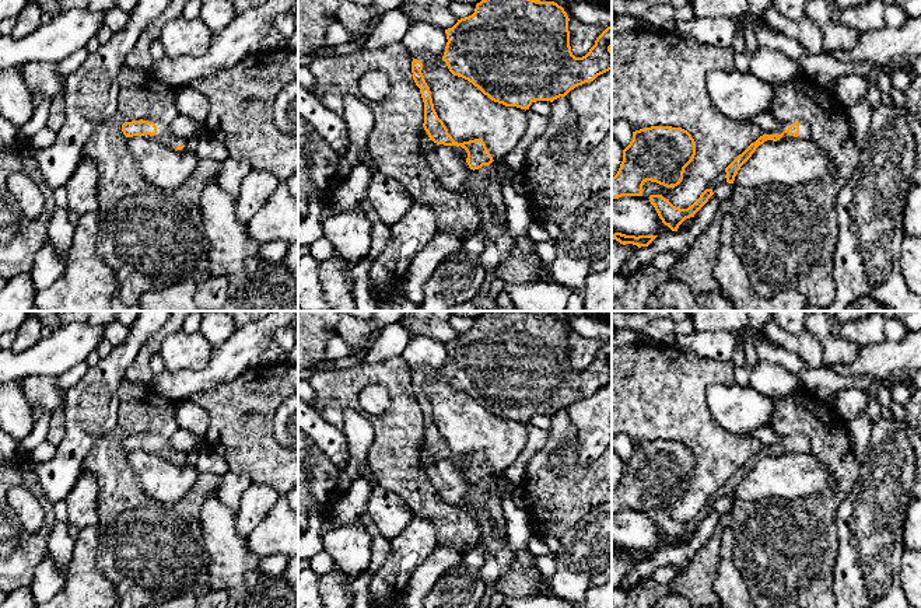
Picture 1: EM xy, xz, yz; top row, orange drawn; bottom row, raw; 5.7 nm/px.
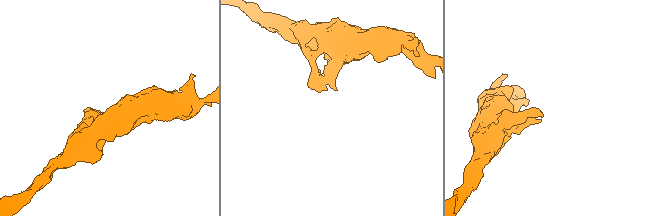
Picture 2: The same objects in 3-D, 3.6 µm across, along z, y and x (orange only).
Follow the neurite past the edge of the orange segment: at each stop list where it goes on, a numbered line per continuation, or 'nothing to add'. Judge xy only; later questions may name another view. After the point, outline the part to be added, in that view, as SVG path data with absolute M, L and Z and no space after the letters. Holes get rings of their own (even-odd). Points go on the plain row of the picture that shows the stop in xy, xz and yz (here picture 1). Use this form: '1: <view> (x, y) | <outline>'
1: xy (163, 448) | M148 434L148 436L154 436L157 440L157 447L154 450L150 448L144 448L144 451L153 452L155 455L160 455L162 458L169 460L171 462L176 462L179 458L185 460L186 454L182 451L175 451L171 444L168 437L164 437L161 434Z

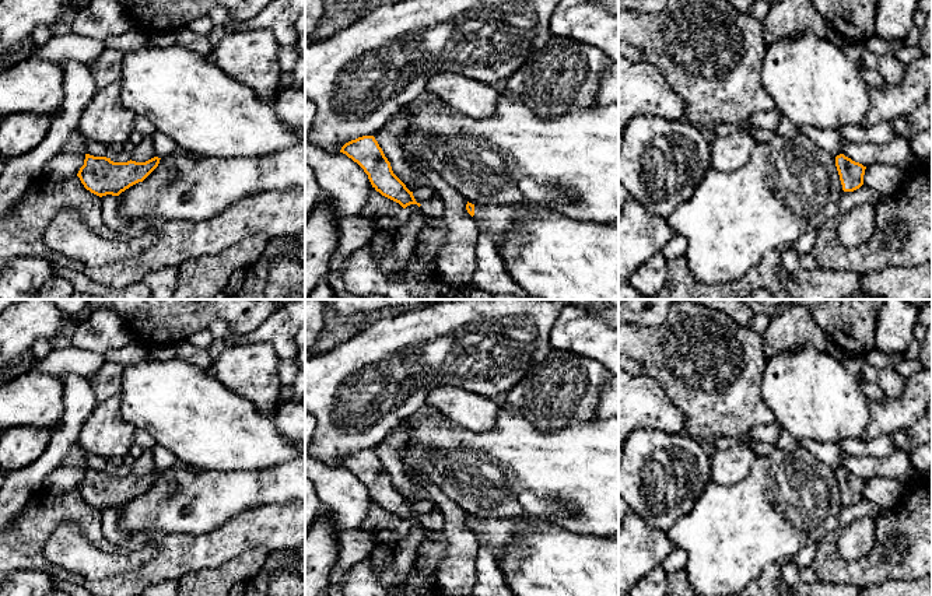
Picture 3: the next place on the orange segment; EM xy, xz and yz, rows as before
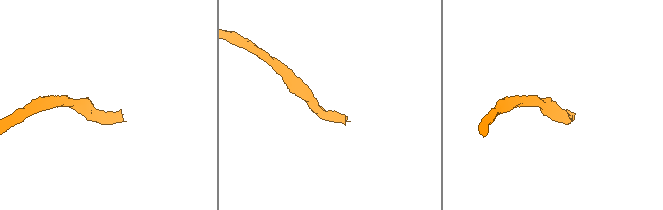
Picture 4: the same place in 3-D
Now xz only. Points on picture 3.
1: xz (497, 535) | M474 519L474 534L479 546L488 546L500 567L507 547L519 536L530 530L525 523L515 519L484 520Z

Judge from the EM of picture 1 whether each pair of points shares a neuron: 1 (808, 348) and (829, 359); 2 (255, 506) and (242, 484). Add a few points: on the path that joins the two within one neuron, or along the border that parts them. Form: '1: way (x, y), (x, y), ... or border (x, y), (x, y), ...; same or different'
1: border (805, 328), (820, 345), (822, 364); different
2: border (252, 484), (242, 495), (241, 505), (234, 513); different

